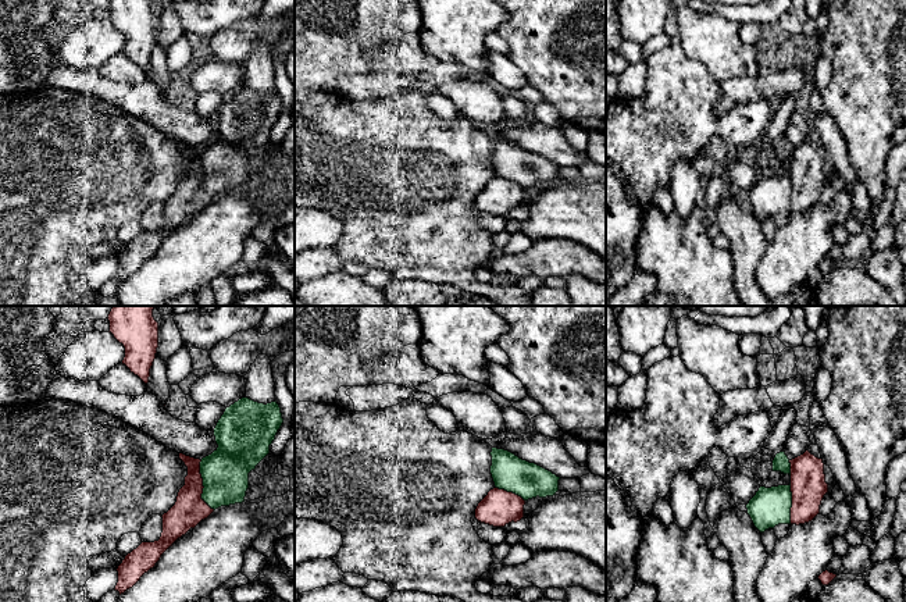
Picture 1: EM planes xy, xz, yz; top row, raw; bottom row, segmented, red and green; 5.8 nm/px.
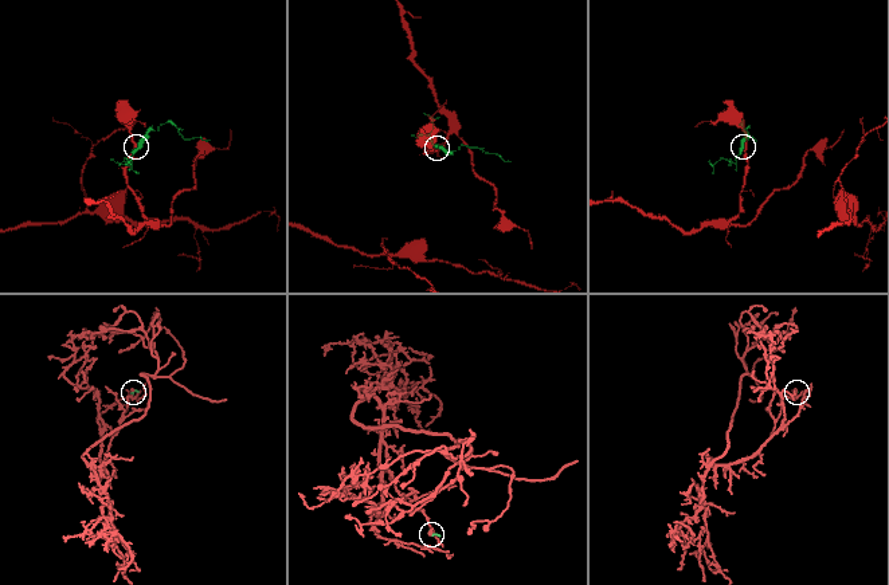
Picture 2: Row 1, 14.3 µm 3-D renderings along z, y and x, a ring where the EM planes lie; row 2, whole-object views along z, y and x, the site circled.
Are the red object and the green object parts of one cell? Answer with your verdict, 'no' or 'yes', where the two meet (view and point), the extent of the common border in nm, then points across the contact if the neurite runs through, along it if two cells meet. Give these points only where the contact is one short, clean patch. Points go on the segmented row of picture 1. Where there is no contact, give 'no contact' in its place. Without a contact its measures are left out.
no; contact xy (202, 485); length 300 nm; border xy (200, 460), (202, 498), (214, 509)

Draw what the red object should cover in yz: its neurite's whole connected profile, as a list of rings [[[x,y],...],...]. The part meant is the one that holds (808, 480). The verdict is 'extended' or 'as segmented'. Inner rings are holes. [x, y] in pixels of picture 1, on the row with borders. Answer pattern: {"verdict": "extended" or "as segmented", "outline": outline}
{"verdict": "as segmented", "outline": [[[809,450],[791,463],[791,524],[805,524],[820,513],[820,505],[828,492],[823,459]]]}

